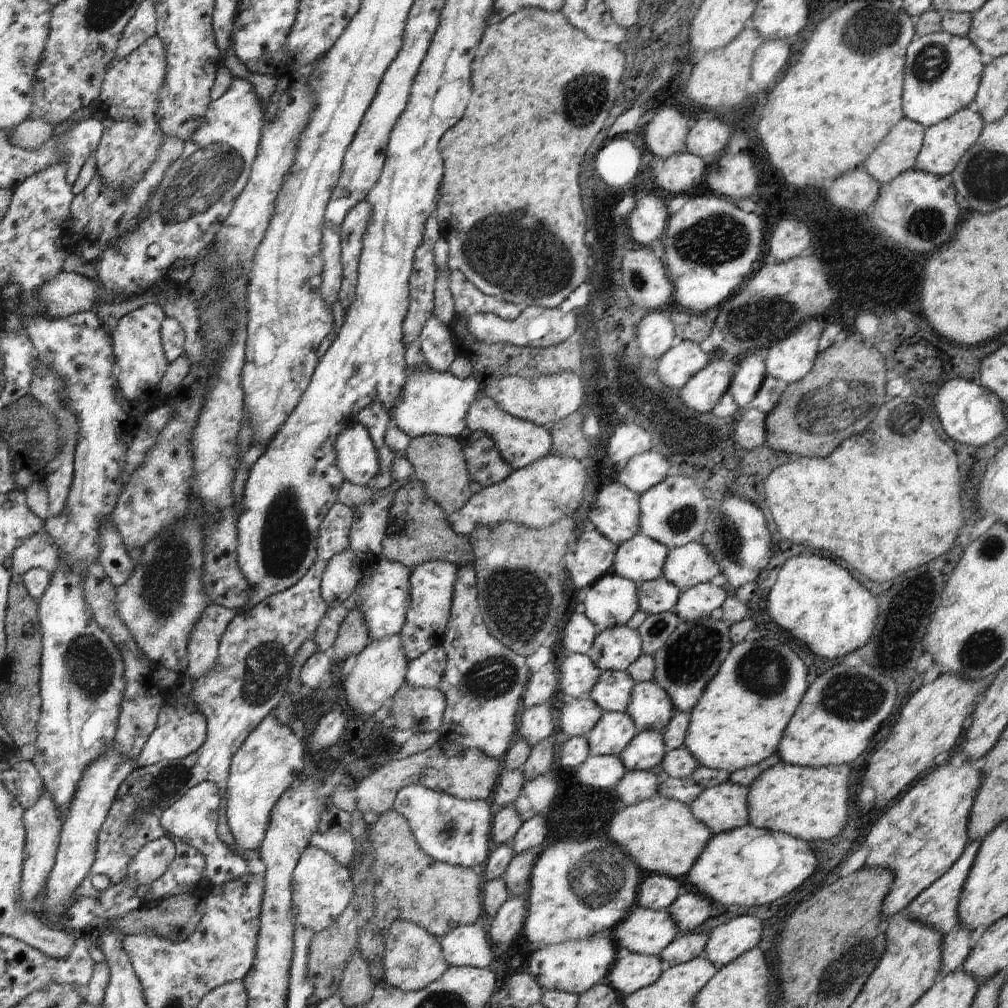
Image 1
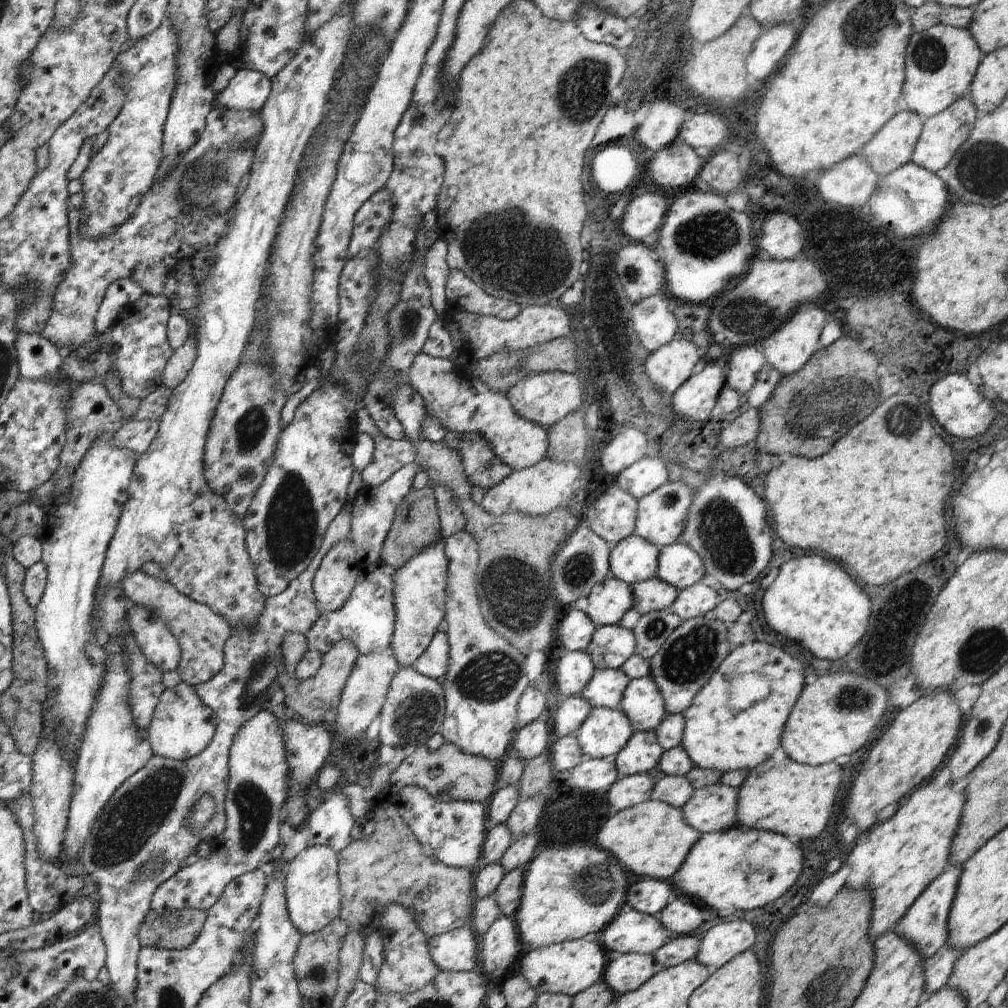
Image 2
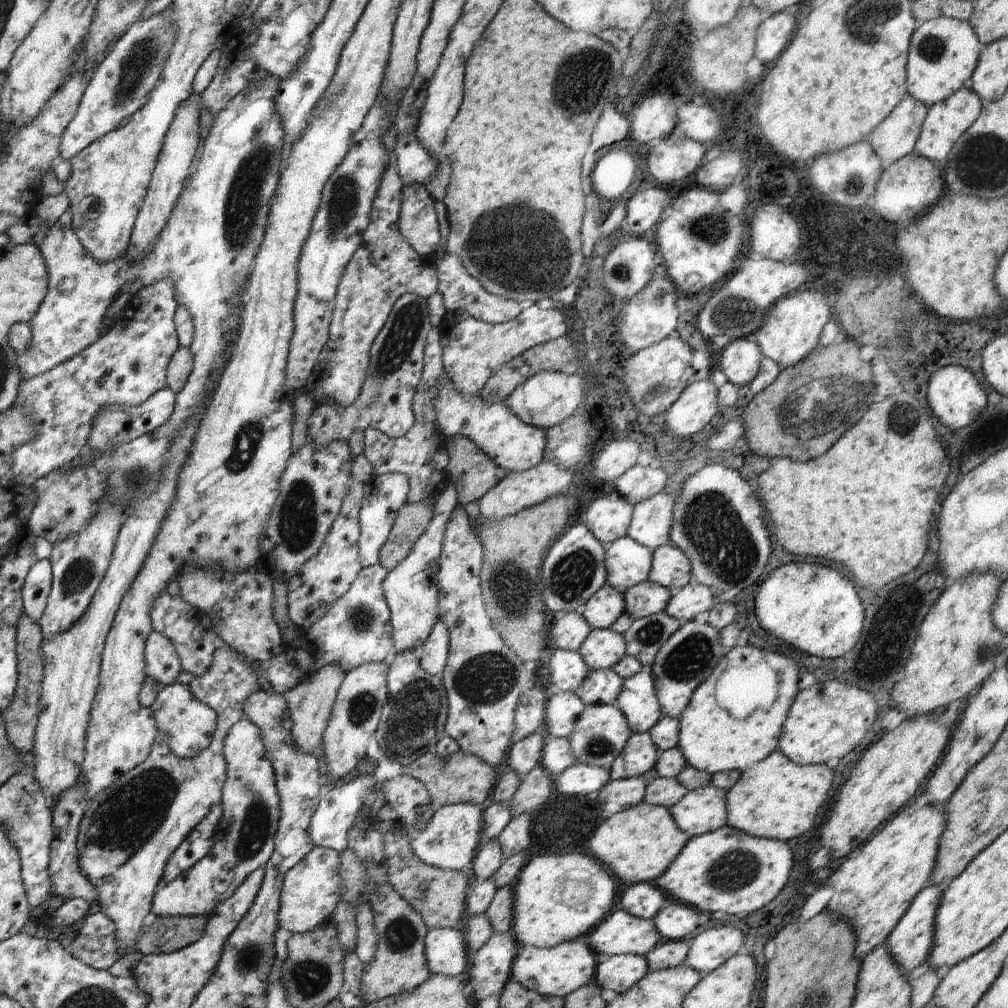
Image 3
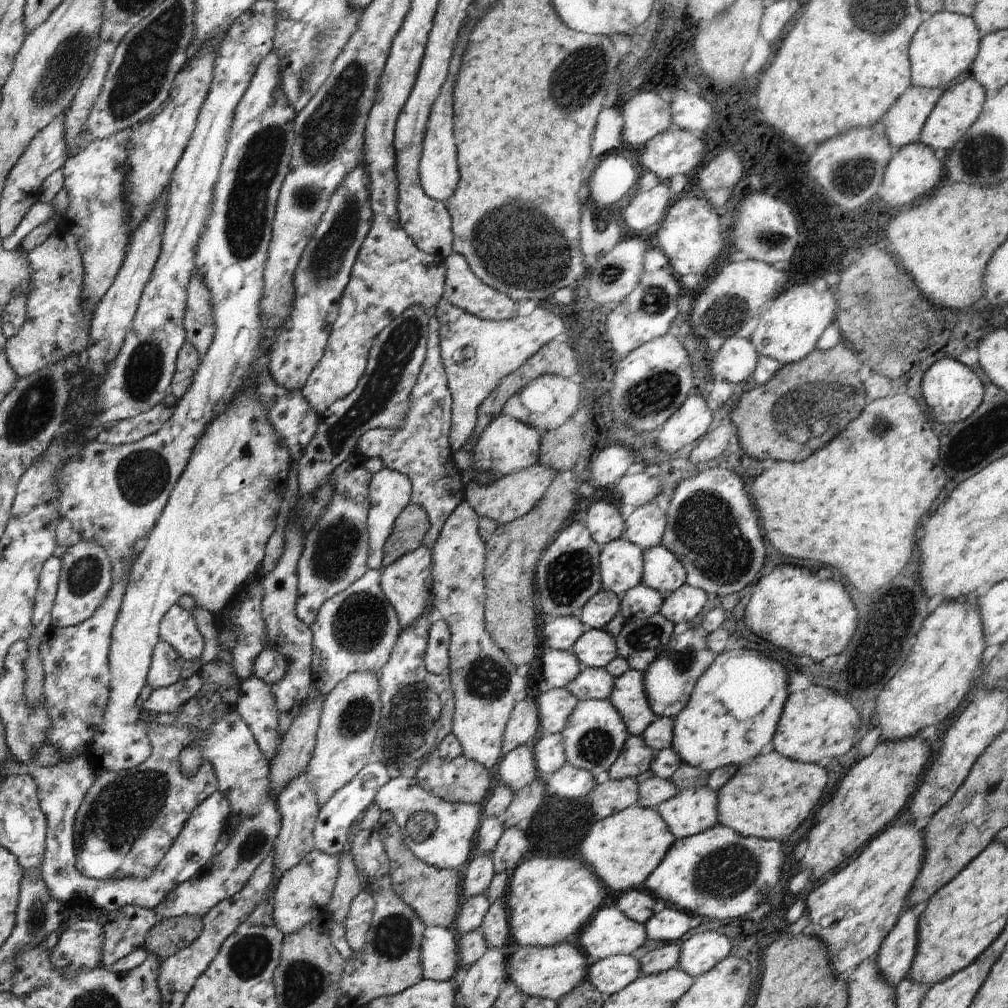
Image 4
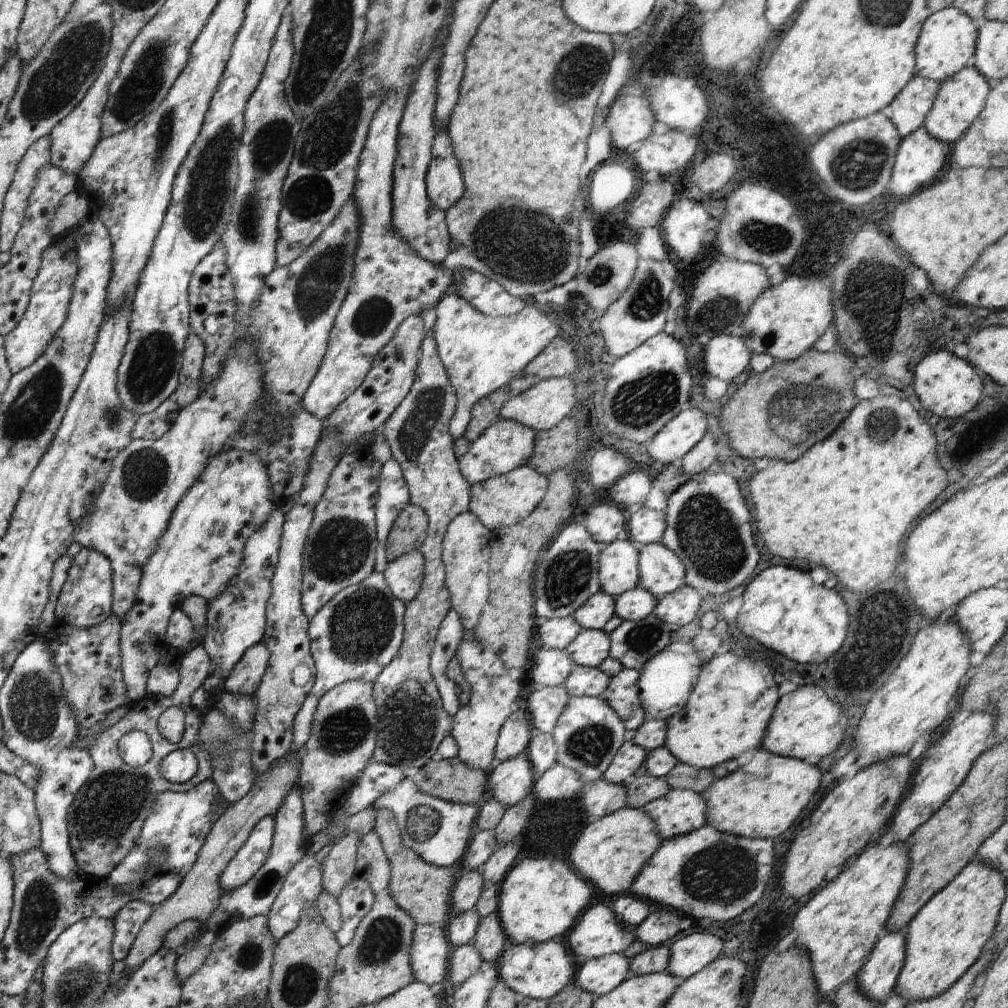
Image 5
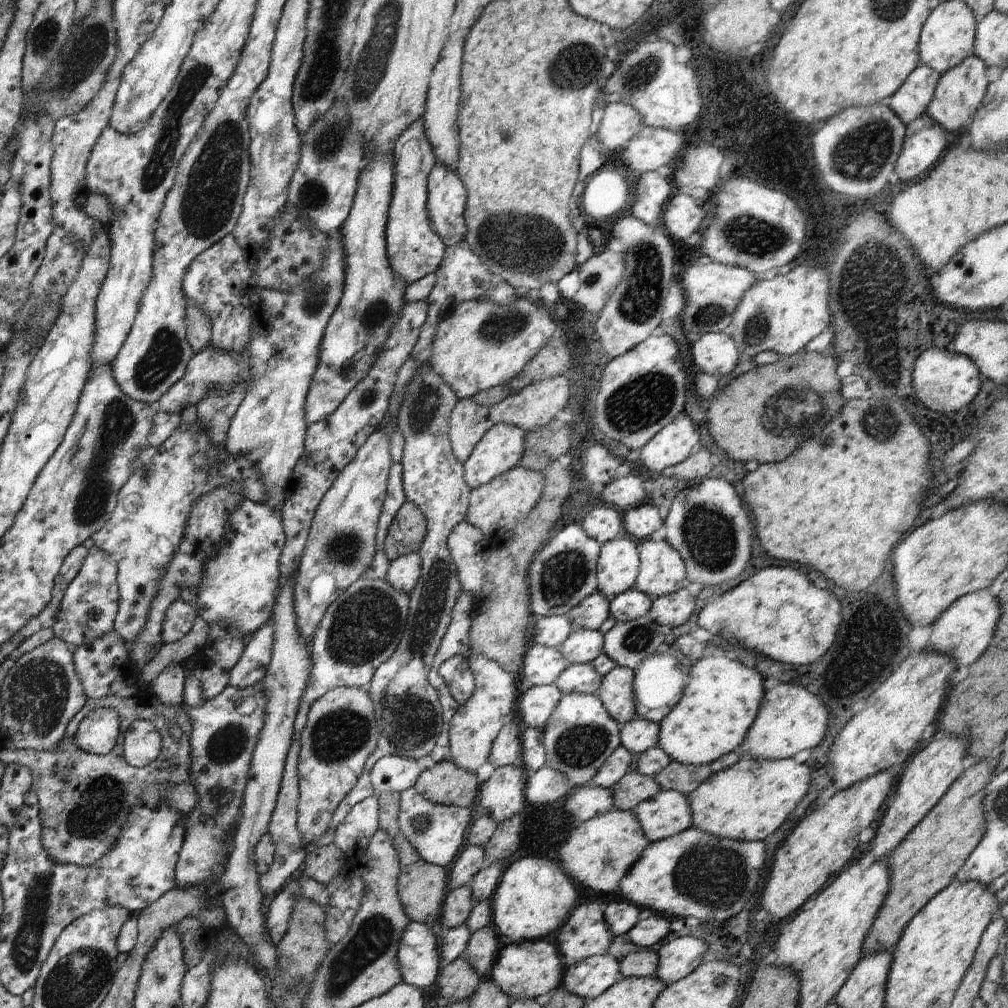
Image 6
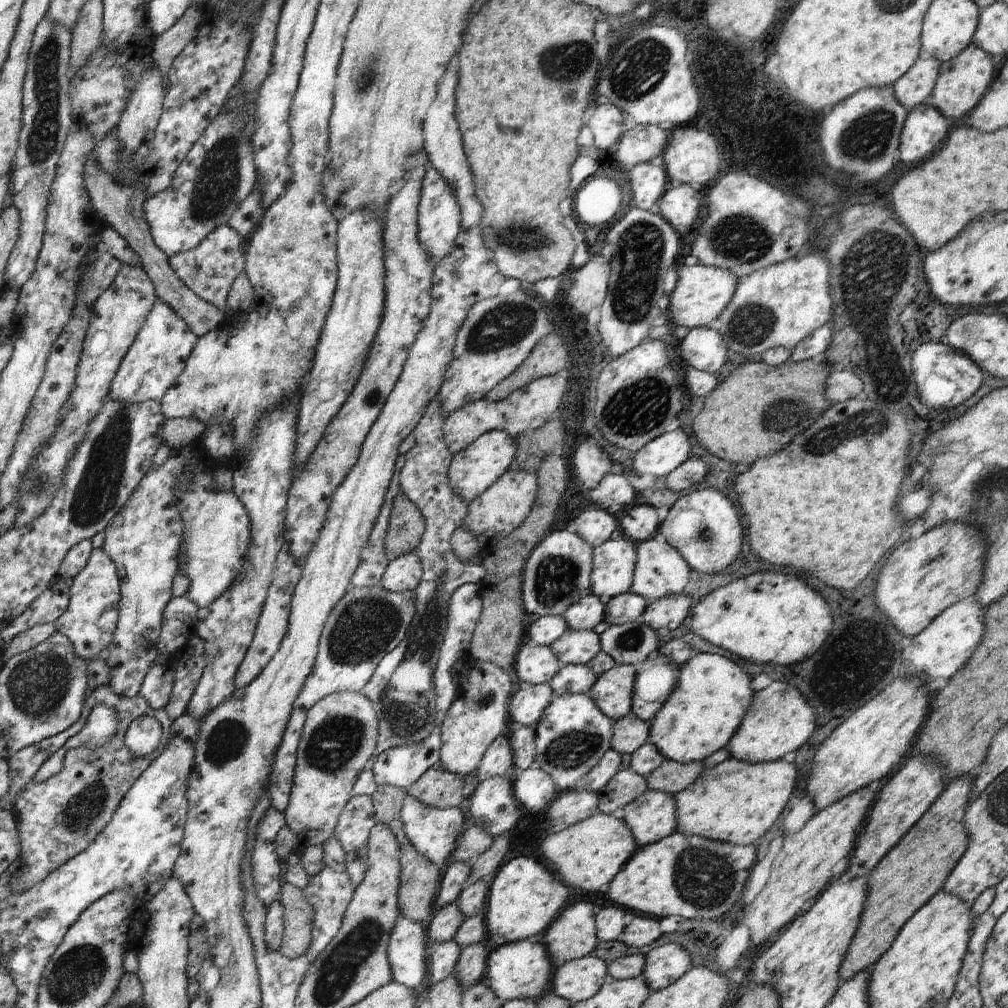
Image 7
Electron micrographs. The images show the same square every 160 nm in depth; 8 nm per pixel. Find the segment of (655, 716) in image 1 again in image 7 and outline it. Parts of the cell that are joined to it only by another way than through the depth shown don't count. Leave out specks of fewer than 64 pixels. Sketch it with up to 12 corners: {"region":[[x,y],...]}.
{"region":[[616,665],[587,695],[614,722],[631,713],[638,668]]}

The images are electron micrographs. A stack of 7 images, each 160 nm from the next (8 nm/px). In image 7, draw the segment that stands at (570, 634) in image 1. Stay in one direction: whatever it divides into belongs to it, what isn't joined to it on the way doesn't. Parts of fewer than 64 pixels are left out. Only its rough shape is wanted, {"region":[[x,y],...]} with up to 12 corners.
{"region":[[561,615],[532,617],[529,644],[551,645],[568,630]]}

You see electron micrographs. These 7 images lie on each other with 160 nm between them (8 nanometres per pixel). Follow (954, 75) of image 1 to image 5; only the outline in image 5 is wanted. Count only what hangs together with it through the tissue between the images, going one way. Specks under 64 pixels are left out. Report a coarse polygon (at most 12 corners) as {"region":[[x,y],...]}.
{"region":[[933,11],[915,46],[916,74],[941,83],[975,55],[972,19]]}

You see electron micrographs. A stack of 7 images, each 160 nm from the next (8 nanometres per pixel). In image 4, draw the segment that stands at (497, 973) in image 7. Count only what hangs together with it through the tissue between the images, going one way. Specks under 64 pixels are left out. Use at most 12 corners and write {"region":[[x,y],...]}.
{"region":[[571,943],[511,946],[507,978],[557,1001],[586,980],[591,959]]}

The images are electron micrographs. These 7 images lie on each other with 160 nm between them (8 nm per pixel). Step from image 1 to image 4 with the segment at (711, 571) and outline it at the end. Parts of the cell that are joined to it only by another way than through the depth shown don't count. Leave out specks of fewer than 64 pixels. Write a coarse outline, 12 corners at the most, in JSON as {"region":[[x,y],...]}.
{"region":[[643,549],[642,583],[669,594],[686,584],[679,558]]}

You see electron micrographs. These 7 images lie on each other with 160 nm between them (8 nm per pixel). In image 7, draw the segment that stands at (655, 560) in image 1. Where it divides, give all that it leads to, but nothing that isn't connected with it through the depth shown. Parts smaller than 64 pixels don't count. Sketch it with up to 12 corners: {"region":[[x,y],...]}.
{"region":[[619,534],[593,548],[591,594],[628,593],[636,543]]}

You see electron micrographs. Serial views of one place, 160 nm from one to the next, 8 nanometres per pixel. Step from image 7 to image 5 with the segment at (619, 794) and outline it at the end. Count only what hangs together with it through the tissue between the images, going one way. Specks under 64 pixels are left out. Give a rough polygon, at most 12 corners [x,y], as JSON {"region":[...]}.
{"region":[[647,772],[624,786],[625,806],[640,809],[666,796],[664,777]]}

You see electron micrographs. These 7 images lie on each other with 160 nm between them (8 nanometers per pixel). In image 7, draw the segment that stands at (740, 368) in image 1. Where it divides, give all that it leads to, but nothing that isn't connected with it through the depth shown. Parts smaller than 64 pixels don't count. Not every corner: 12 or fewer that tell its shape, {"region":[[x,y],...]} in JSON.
{"region":[[696,327],[677,345],[692,369],[714,374],[727,344],[710,327]]}

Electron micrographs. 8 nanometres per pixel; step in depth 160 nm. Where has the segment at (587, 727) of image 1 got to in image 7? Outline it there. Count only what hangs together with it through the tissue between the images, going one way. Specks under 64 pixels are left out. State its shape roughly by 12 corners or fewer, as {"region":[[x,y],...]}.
{"region":[[548,683],[511,695],[509,716],[535,726],[555,692]]}

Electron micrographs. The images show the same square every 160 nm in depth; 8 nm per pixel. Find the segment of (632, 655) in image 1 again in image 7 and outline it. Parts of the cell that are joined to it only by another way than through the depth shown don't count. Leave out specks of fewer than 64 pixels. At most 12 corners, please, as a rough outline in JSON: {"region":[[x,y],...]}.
{"region":[[568,629],[550,648],[564,665],[601,651],[593,630]]}

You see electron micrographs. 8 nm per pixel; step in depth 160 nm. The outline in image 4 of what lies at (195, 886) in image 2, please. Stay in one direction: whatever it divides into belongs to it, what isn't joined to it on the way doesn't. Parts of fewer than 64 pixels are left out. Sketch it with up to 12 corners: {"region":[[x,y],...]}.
{"region":[[234,710],[184,745],[182,776],[210,763],[230,803],[226,846],[153,908],[203,917],[275,848],[269,760]]}

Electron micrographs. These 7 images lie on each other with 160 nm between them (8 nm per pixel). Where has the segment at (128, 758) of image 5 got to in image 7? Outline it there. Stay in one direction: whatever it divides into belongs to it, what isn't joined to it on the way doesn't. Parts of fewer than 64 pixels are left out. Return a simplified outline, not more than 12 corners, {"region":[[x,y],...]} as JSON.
{"region":[[152,716],[135,718],[125,743],[142,758],[161,749],[163,730]]}

